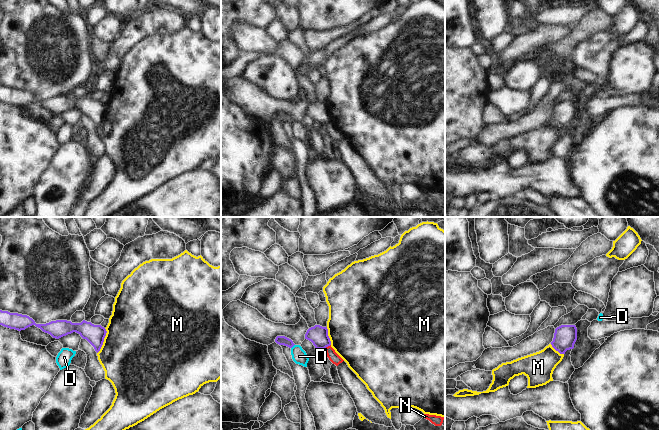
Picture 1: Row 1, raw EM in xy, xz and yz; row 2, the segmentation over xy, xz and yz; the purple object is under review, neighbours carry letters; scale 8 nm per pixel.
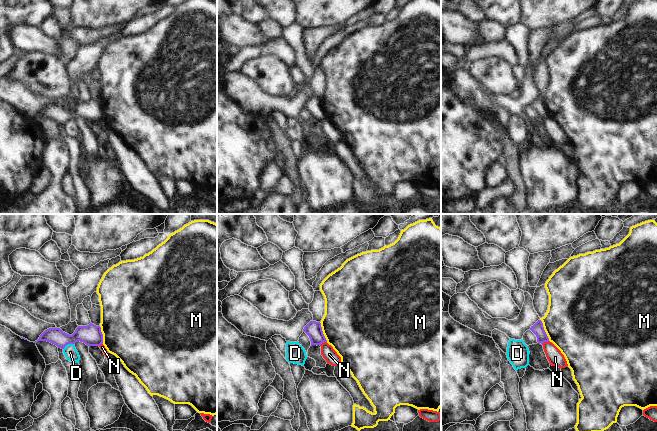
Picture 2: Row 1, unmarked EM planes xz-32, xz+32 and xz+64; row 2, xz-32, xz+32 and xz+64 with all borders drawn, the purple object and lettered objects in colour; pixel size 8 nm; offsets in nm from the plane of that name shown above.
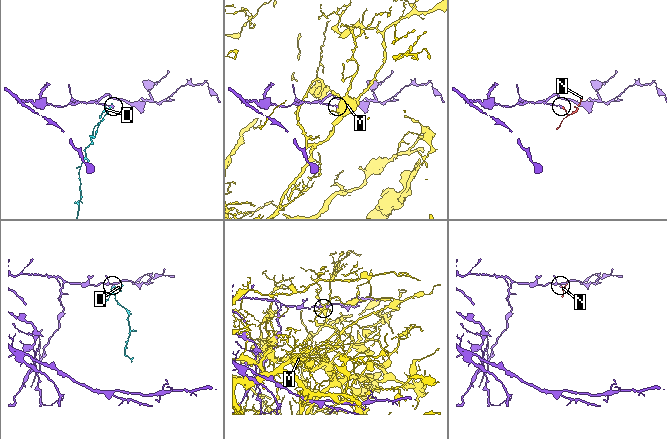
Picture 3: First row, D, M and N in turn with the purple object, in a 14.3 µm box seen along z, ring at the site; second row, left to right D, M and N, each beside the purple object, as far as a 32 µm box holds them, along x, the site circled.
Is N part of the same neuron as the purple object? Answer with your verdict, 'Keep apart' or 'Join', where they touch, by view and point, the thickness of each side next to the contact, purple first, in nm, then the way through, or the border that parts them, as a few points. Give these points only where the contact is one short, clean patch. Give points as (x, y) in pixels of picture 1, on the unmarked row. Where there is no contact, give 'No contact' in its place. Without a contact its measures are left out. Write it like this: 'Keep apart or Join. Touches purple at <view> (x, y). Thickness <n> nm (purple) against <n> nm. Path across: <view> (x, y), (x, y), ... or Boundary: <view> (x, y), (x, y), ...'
Keep apart. Touches purple at xz (327, 122). Thickness 160 nm (purple) against 80 nm. Boundary: xz (330, 120), (324, 124)

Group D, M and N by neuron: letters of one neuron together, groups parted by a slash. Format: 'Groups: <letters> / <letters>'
Groups: D / M / N

